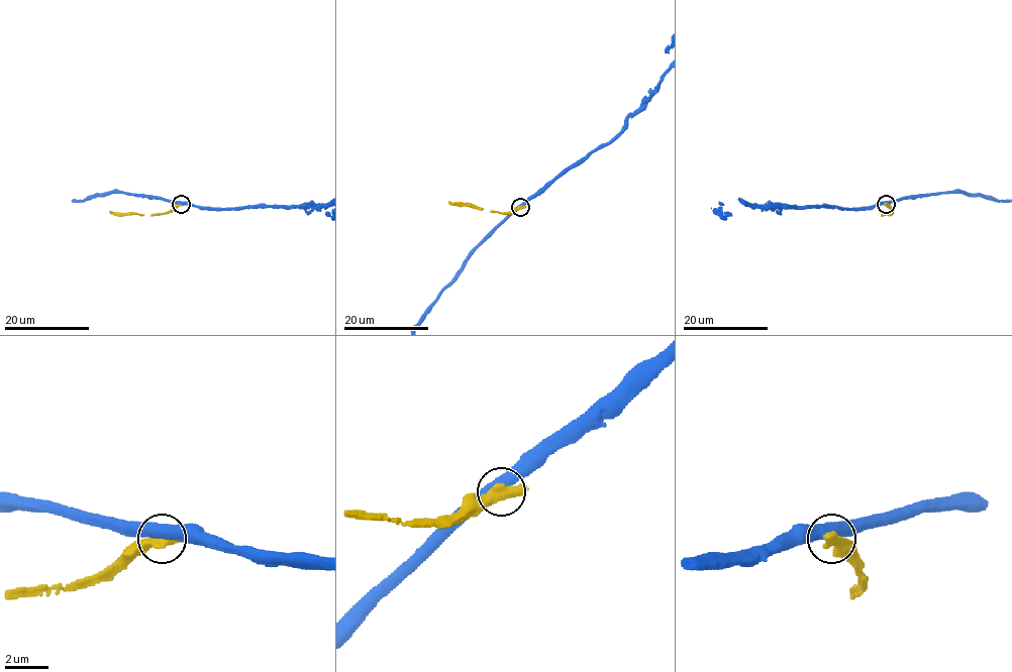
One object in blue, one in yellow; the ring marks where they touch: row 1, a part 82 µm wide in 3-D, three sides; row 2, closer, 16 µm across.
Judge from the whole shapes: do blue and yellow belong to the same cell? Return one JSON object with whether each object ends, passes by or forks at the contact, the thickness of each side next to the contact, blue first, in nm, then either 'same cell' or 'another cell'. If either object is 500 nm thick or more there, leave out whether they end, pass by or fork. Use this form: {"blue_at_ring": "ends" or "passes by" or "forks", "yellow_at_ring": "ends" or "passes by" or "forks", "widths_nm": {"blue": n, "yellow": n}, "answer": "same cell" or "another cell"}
{"widths_nm": {"blue": 500, "yellow": 650}, "answer": "another cell"}

